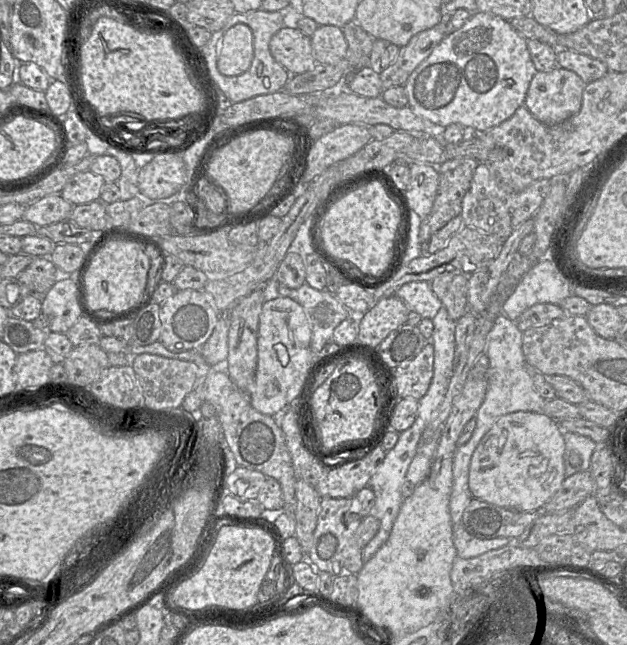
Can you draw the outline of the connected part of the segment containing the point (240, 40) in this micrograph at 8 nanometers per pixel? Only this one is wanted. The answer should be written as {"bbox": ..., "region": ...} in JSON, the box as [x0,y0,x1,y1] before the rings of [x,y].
{"bbox":[217,24,254,76],"region":[[[245,24],[230,28],[217,44],[217,69],[227,76],[243,74],[254,58],[253,34]]]}

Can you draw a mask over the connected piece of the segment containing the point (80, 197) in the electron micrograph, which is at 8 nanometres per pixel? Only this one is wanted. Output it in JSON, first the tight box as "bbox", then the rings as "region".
{"bbox":[60,170,105,205],"region":[[[90,170],[74,175],[63,187],[60,195],[71,204],[81,205],[100,200],[105,181]]]}

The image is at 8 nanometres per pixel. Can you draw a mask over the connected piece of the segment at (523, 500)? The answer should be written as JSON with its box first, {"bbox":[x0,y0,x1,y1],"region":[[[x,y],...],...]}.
{"bbox":[468,411,565,512],"region":[[[518,411],[503,415],[483,436],[472,454],[468,481],[472,498],[519,512],[542,511],[565,479],[564,453],[563,430],[556,420],[543,412]]]}

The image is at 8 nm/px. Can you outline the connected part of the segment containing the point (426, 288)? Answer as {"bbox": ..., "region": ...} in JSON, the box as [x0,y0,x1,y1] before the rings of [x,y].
{"bbox":[394,282,443,320],"region":[[[430,282],[407,283],[394,295],[400,298],[411,312],[417,312],[422,318],[432,320],[443,307],[442,302],[433,293]]]}

